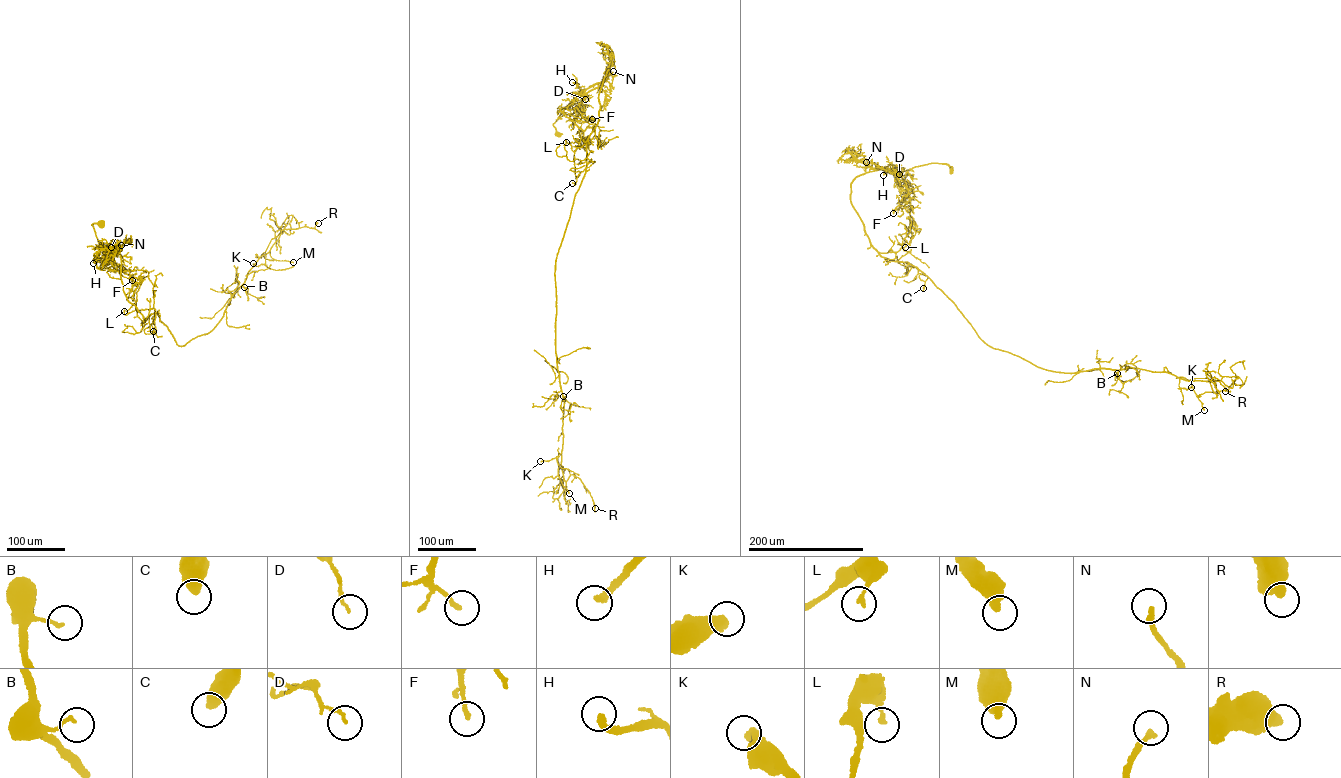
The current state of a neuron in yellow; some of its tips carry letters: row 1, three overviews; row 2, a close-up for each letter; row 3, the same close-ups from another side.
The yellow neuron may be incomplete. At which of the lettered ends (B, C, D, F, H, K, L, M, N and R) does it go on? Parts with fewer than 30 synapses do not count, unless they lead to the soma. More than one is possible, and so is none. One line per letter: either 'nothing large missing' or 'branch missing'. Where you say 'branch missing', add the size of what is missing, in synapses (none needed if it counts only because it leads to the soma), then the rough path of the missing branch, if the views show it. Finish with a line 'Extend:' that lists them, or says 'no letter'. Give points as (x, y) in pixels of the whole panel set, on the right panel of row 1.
B: nothing large missing
C: nothing large missing
D: nothing large missing
F: nothing large missing
H: branch missing | 60 syn
K: nothing large missing
L: nothing large missing
M: nothing large missing
N: nothing large missing
R: nothing large missing
Extend: H

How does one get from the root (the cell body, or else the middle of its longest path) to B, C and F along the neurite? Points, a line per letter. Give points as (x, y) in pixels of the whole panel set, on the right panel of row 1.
B: (951, 170), (930, 163), (855, 178), (851, 203), (871, 245), (918, 268), (993, 348), (1053, 371), (1117, 373)
C: (951, 170), (937, 163), (882, 169), (851, 184), (851, 203), (871, 245), (914, 266), (923, 288)
F: (951, 170), (946, 163), (935, 163), (898, 172), (910, 198), (903, 206), (897, 206), (893, 213)

